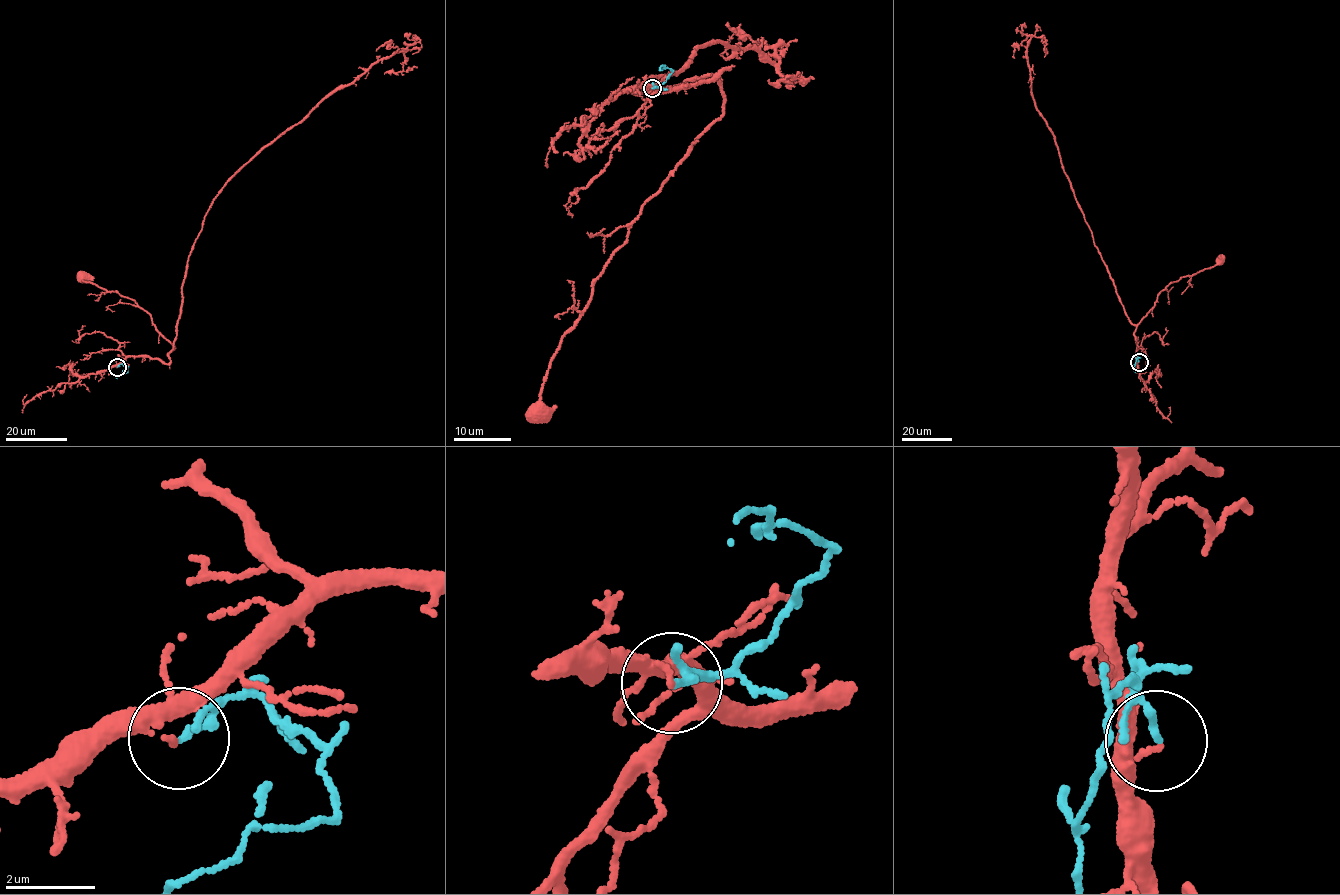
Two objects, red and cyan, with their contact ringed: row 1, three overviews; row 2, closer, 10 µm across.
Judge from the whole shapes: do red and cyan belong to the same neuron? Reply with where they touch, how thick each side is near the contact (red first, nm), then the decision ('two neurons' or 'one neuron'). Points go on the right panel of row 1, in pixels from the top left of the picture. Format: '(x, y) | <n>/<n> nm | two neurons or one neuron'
(1139, 362) | 90/170 nm | two neurons

